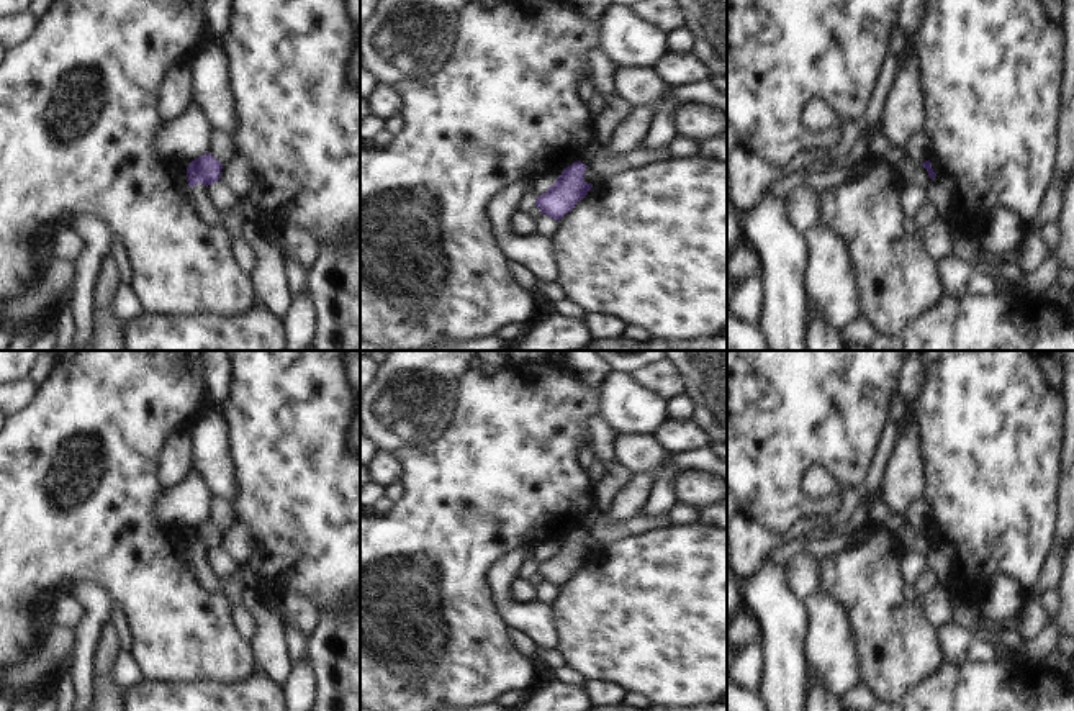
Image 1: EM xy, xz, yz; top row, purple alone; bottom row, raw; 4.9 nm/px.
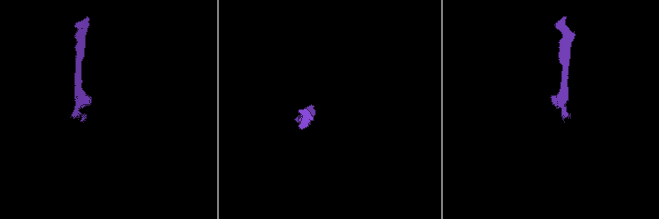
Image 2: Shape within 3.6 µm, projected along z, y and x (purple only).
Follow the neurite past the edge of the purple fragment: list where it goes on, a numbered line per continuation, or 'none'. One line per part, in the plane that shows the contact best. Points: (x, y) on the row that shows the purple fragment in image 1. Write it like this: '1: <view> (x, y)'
none.

